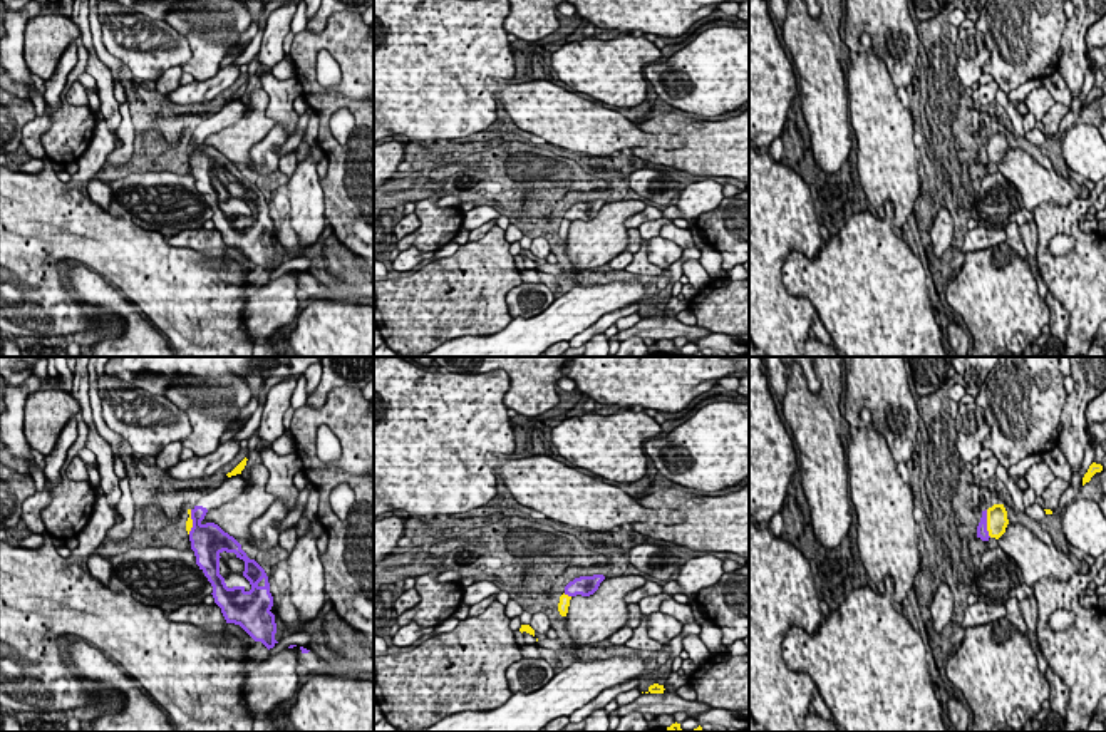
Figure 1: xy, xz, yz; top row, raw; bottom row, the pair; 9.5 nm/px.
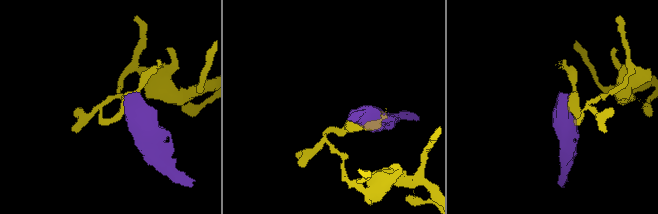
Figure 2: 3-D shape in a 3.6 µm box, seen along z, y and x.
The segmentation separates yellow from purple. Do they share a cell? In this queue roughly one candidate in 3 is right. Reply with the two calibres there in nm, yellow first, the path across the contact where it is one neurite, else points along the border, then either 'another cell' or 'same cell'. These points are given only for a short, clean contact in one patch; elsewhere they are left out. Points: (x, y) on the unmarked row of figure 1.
calibres 200 and 120 nm; border yz (986, 134), (986, 154), (991, 161); another cell

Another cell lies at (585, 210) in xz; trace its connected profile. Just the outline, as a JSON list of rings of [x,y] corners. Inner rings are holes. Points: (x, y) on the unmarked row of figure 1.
[[[603,199],[575,203],[573,206],[570,206],[565,211],[565,219],[568,219],[568,221],[576,221],[576,219],[590,221],[598,214],[598,211],[603,204],[605,204]]]

